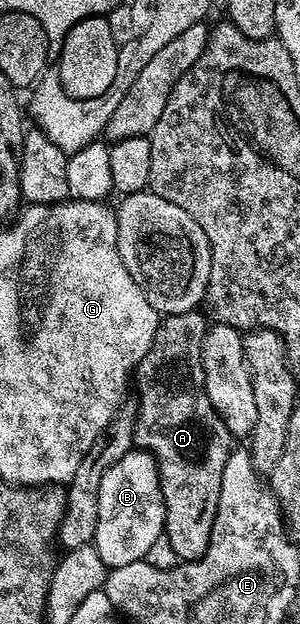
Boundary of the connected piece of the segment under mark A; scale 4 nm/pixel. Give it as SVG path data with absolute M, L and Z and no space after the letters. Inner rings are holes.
M200 310L164 316L152 348L142 358L134 373L134 388L140 391L140 404L136 409L135 443L143 451L152 453L156 459L156 469L160 471L160 489L164 499L164 532L174 546L174 554L180 562L197 560L206 554L216 526L218 498L222 494L222 470L226 470L226 458L230 458L234 447L234 437L226 422L216 413L216 408L208 397L204 385L204 363L202 362L202 342L208 332L209 321L204 321L205 313Z

